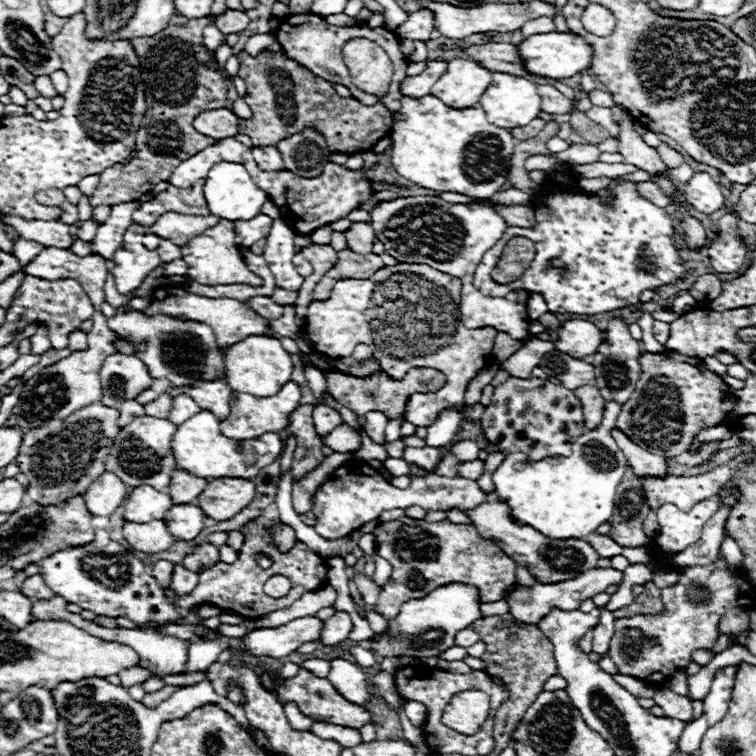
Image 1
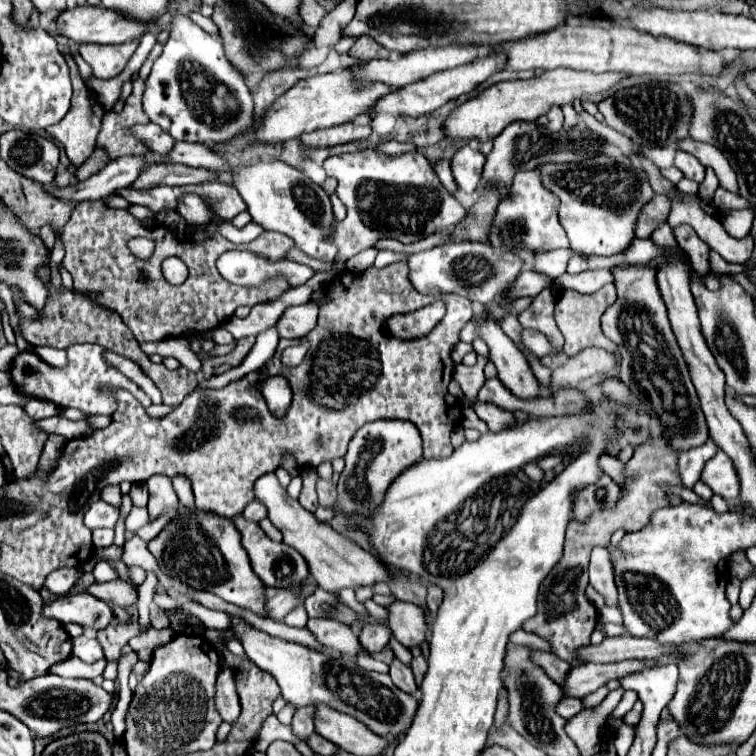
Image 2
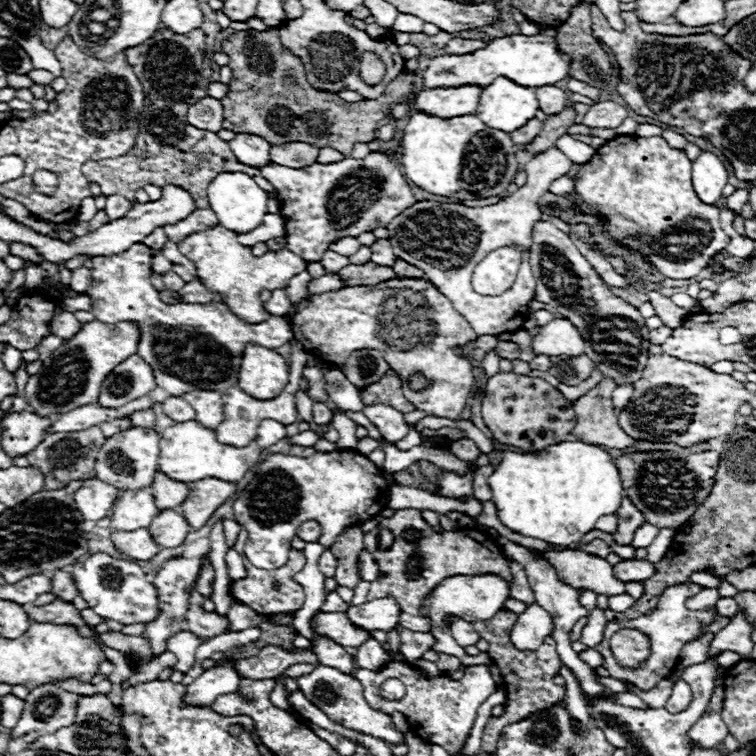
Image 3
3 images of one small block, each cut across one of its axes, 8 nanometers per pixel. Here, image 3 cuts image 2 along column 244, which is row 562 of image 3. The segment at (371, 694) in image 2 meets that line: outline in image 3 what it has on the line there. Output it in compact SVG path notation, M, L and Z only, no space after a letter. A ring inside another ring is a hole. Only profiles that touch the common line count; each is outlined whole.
M622 560L614 566L614 570L624 582L644 582L656 574L656 566L648 560Z

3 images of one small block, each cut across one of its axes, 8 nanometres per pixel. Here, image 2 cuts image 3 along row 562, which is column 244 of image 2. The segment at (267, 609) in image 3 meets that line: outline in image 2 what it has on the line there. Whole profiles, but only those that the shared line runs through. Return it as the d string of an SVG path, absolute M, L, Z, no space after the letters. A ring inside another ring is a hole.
M94 200L78 204L74 208L66 228L62 230L62 240L66 248L62 266L72 274L74 288L78 292L90 294L98 304L104 304L106 308L118 312L122 322L132 328L132 334L138 342L206 334L224 324L238 306L254 306L260 302L278 300L290 288L284 276L276 276L274 280L268 280L262 286L254 288L236 286L226 282L216 268L216 260L228 250L248 250L272 262L284 260L294 242L292 238L276 232L264 232L262 238L250 244L232 244L220 234L212 234L204 240L192 240L186 236L184 242L184 238L178 236L172 228L144 228L136 218L128 214L128 210L112 210L102 200ZM130 236L146 236L154 240L154 256L146 262L134 258L134 254L128 250ZM168 256L176 256L188 266L188 278L180 286L172 286L162 276L160 264Z

